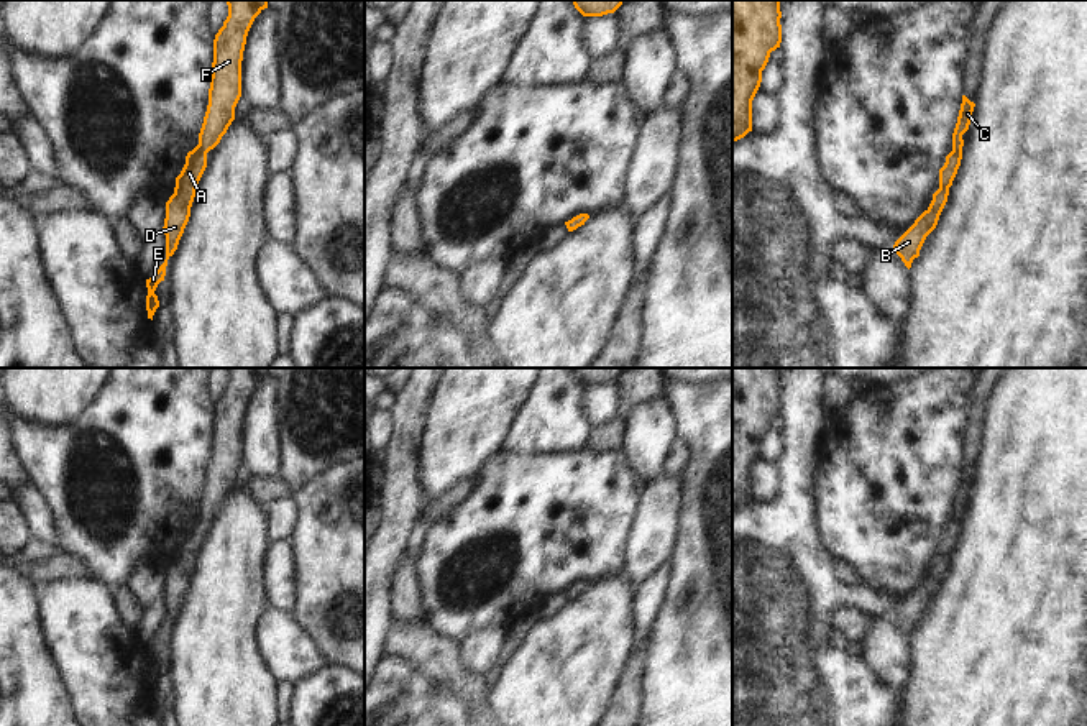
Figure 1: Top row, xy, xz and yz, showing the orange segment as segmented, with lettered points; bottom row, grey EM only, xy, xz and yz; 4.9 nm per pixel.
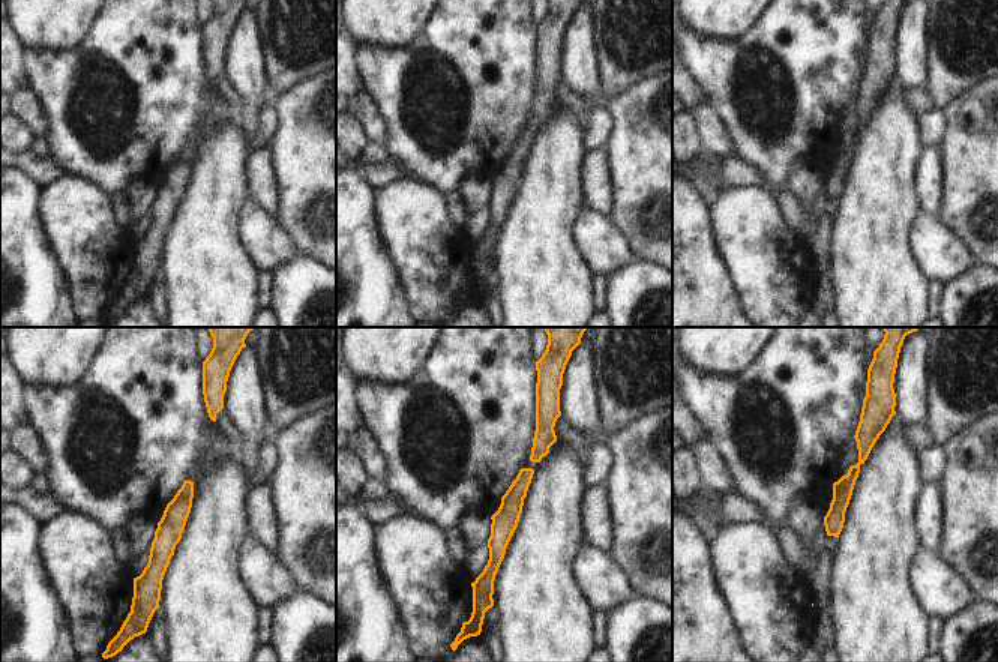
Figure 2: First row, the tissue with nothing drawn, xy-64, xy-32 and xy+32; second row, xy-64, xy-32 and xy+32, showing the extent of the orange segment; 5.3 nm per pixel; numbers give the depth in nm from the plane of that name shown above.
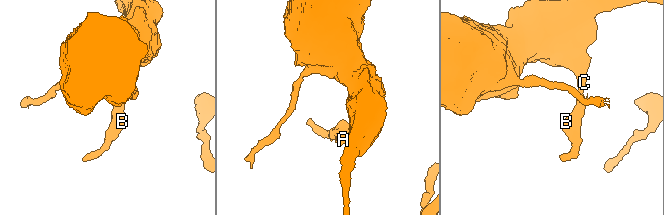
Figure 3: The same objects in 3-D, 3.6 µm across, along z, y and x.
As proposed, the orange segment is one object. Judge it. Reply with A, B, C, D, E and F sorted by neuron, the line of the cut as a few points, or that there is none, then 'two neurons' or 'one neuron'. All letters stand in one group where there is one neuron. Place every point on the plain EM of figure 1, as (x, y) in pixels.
A B C D E F | no cut | one neuron

